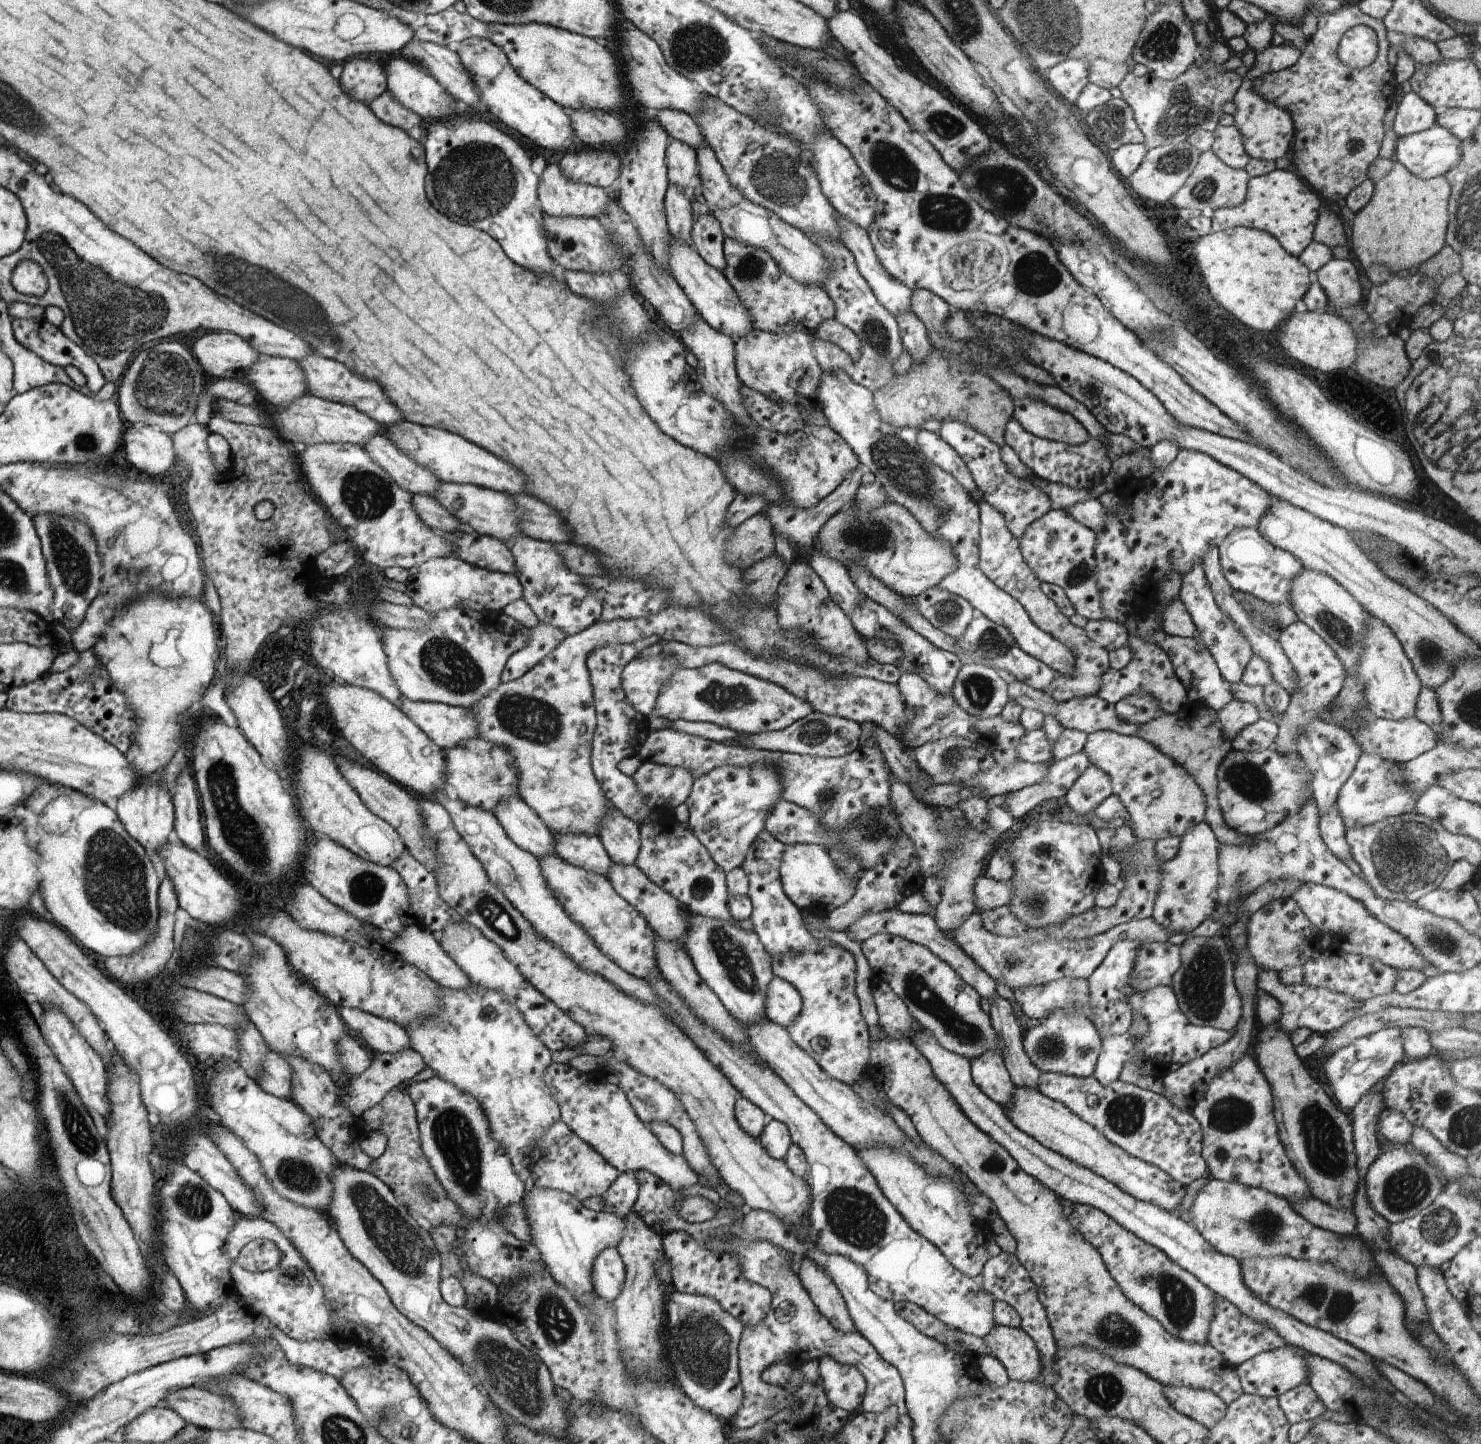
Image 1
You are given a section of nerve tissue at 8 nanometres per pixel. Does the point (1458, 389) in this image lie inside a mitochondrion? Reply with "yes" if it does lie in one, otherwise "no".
yes

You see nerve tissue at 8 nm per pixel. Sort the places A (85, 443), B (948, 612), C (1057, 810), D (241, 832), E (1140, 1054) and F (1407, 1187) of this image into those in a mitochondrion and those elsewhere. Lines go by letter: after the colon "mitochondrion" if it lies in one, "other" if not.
A: mitochondrion
B: mitochondrion
C: other
D: mitochondrion
E: other
F: mitochondrion

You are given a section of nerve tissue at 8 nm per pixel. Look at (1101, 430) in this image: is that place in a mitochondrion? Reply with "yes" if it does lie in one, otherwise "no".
no

